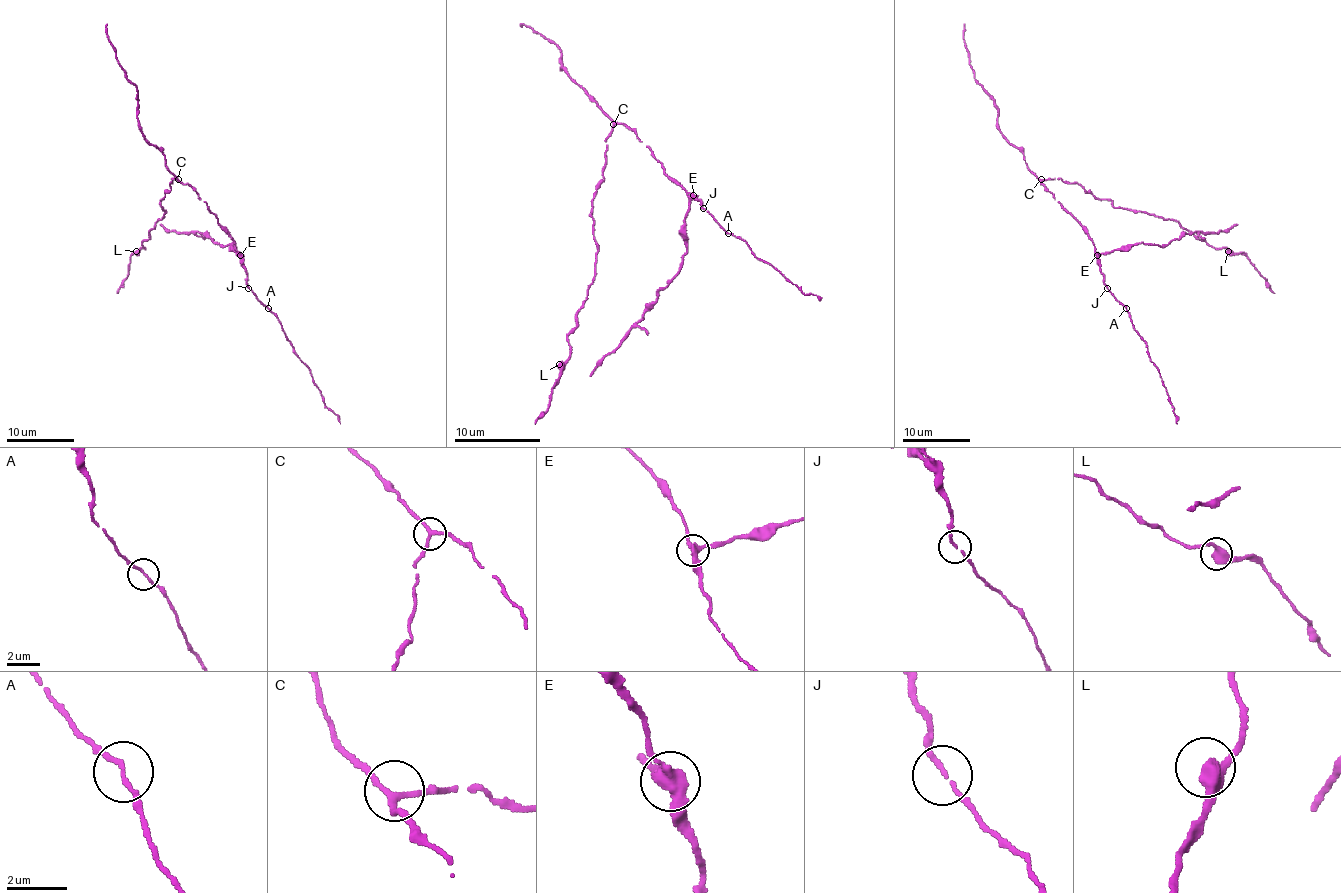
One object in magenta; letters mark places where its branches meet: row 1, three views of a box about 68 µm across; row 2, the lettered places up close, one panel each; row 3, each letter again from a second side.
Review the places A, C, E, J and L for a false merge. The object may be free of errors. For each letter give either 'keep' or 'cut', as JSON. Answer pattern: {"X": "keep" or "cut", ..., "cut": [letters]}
{"A": "keep", "C": "keep", "E": "cut", "J": "keep", "L": "keep", "cut": ["E"]}

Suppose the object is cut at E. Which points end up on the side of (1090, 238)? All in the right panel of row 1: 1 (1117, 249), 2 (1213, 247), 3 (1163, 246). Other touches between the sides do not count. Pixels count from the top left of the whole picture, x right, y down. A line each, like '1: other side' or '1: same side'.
1: other side
2: same side
3: other side

